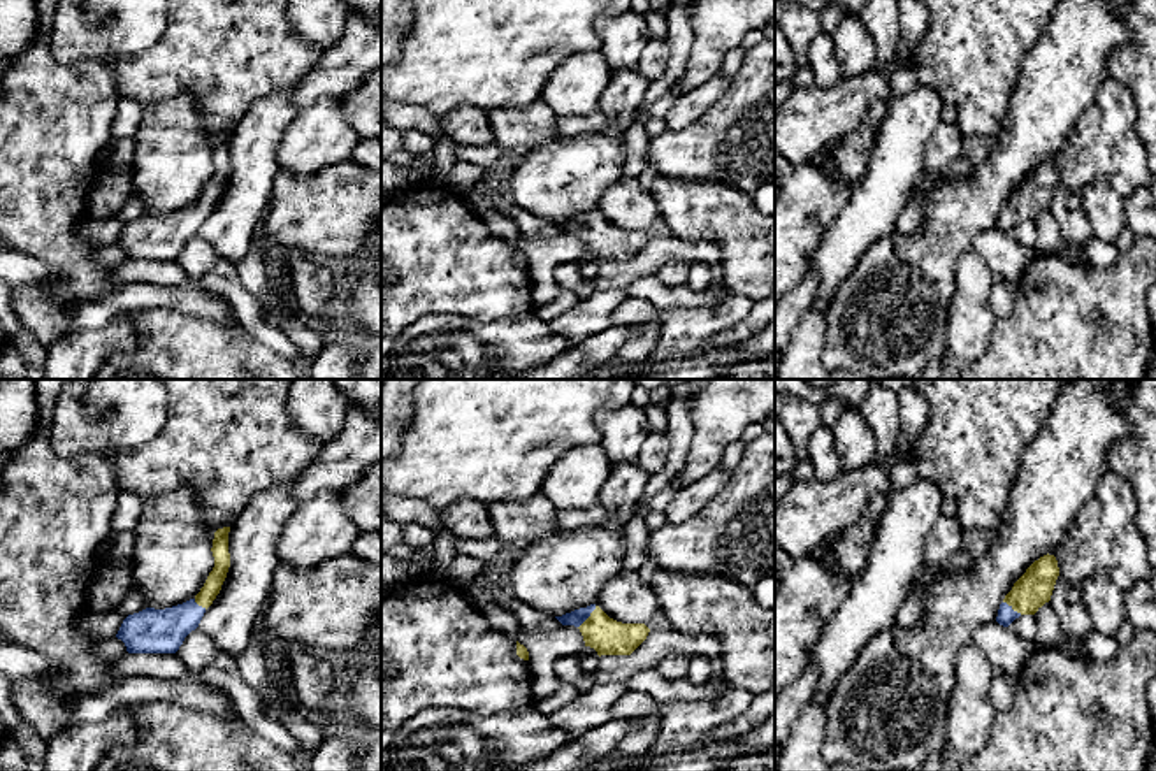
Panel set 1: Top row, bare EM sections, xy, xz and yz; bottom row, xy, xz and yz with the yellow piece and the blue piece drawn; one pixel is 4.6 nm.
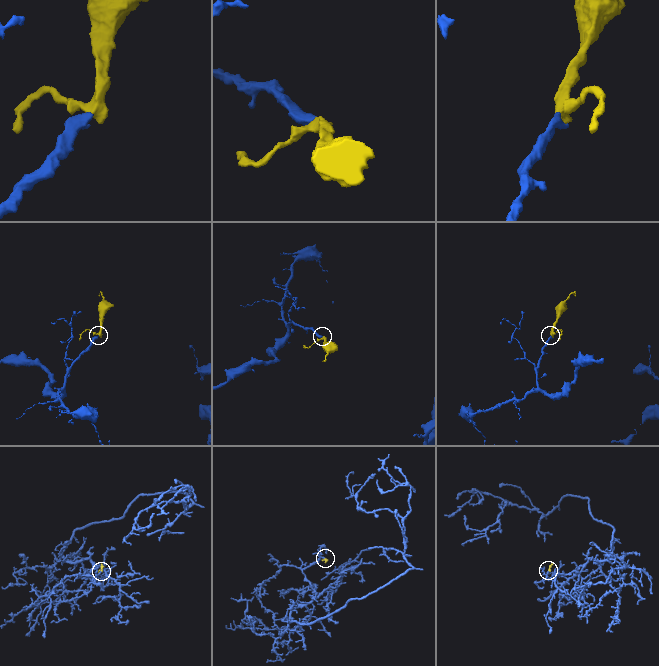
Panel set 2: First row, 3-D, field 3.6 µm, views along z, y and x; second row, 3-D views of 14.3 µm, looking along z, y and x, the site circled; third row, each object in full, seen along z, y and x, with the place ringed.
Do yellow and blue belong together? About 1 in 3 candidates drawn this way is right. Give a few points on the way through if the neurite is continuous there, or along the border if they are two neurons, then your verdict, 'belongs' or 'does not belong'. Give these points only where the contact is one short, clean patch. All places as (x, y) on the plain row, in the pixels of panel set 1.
across xz (606, 243), (589, 223), (577, 223) | belongs

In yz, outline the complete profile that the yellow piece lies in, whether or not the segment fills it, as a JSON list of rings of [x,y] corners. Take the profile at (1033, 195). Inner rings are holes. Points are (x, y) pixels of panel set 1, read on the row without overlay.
[[[1047,160],[1035,167],[1005,202],[996,228],[1008,234],[1021,221],[1035,221],[1051,207],[1058,183],[1059,174],[1054,162]]]

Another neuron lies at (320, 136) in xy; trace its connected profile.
[[[327,95],[295,116],[279,141],[279,169],[311,176],[350,160],[362,137],[350,126],[339,104],[341,97]]]

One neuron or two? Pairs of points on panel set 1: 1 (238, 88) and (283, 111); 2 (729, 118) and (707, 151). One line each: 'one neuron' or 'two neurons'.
1: two neurons
2: one neuron

